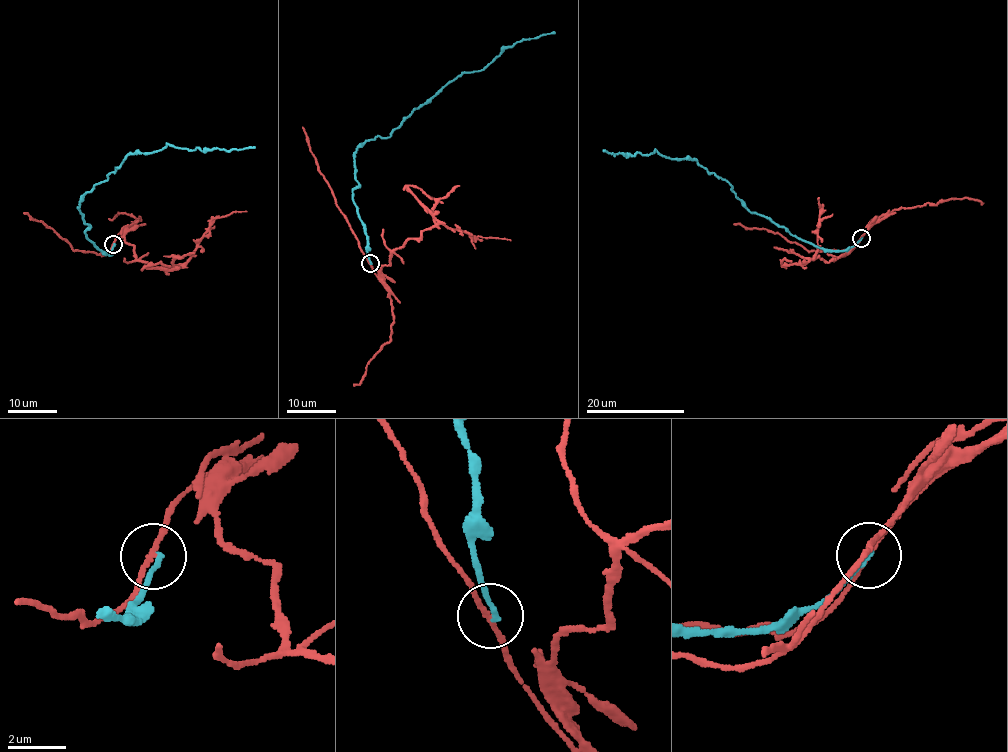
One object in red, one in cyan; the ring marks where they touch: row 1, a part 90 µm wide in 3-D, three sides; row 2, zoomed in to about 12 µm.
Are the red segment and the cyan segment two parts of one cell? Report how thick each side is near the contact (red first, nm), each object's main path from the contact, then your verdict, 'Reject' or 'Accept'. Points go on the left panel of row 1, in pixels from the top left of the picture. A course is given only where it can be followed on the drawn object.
Thickness 140 nm (red) against 180 nm. Course of red: (114, 244), (120, 233), (133, 247), (134, 255), (151, 267), (181, 266), (213, 218), (246, 210). Course of cyan: (114, 244), (110, 255), (86, 237), (89, 225), (78, 207), (128, 154), (167, 144), (254, 147). Reject

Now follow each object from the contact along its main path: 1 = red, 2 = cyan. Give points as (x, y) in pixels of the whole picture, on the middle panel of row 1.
1: (370, 263), (377, 275), (409, 239), (419, 239), (425, 229), (439, 224), (472, 236), (510, 240)
2: (370, 263), (352, 195), (355, 152), (387, 138), (463, 72), (554, 32)

